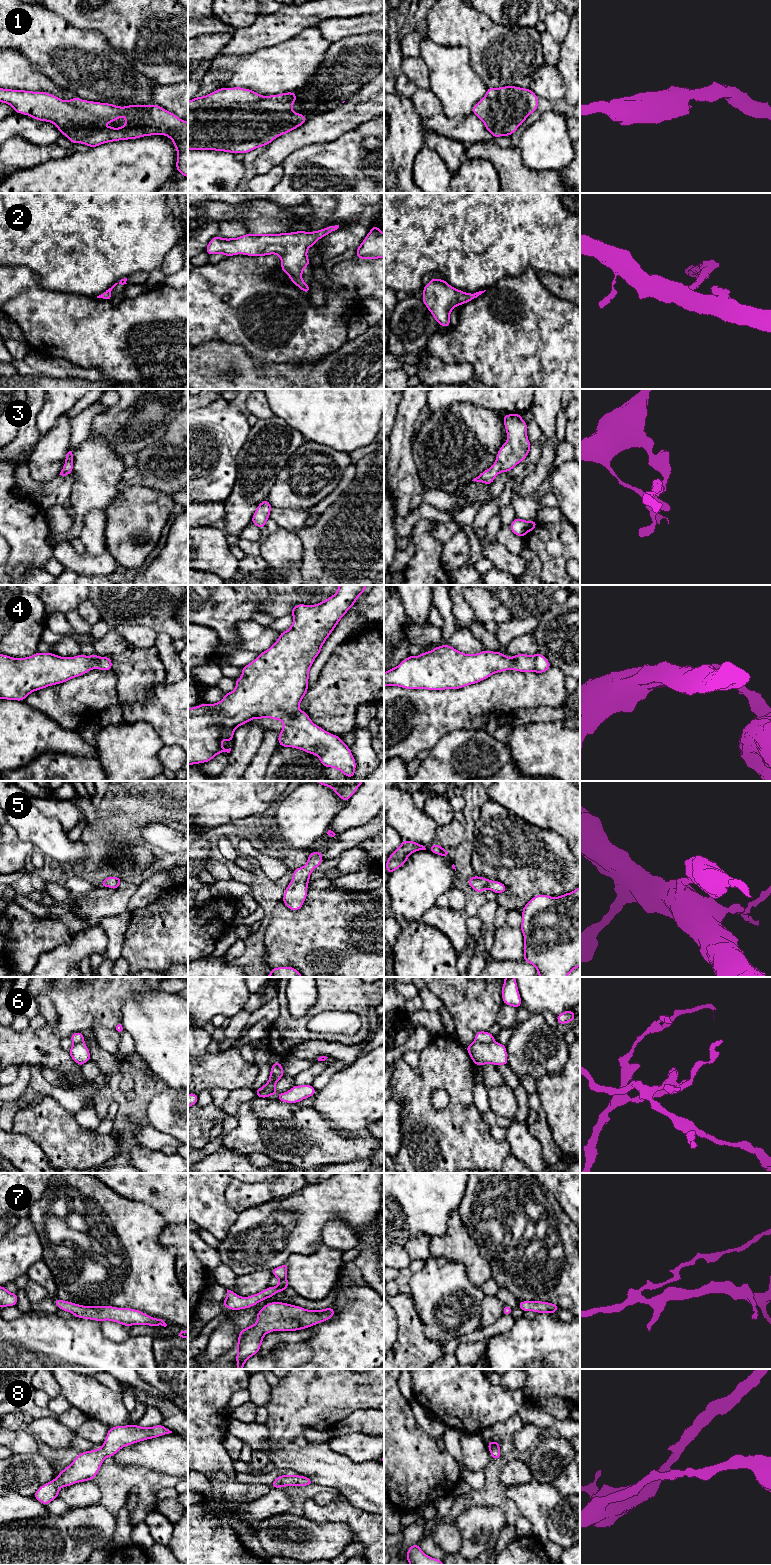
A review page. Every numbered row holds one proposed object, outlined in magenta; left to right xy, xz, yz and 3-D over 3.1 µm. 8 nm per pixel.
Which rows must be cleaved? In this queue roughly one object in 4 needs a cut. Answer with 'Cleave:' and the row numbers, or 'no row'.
Cleave: 6

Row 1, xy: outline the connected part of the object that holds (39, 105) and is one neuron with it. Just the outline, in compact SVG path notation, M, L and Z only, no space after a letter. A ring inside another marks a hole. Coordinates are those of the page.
M0 88L0 103L9 104L16 113L28 115L38 121L55 124L60 134L65 135L74 145L82 143L94 148L108 142L138 139L152 135L165 135L172 140L177 151L177 172L188 178L188 122L157 104L121 107L110 103L82 101L77 96L65 101L47 92L3 88ZM123 116L126 118L124 126L119 128L109 126L104 129L99 127Z

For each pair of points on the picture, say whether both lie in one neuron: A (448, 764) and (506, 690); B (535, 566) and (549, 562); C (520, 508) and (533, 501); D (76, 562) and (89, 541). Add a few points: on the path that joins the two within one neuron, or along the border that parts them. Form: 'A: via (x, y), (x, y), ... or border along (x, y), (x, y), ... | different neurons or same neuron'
A: border along (478, 728), (456, 729), (452, 732) | different neurons
B: border along (527, 545), (541, 562), (540, 574) | different neurons
C: via (523, 508), (530, 504) | same neuron
D: border along (106, 551), (96, 555), (86, 553) | different neurons

